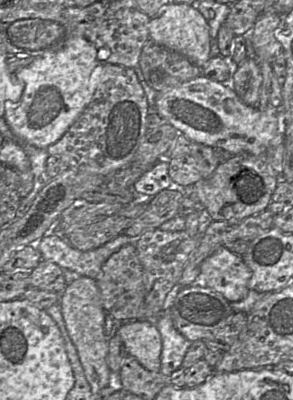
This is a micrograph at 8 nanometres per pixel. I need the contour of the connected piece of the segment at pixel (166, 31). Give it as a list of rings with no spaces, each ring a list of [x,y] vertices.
[[[170,2],[163,6],[150,20],[149,37],[158,45],[184,55],[199,68],[203,68],[211,58],[212,37],[209,26],[194,5]]]

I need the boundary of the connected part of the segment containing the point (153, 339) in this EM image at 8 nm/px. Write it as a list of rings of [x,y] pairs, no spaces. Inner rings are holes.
[[[131,320],[121,323],[116,331],[127,355],[136,358],[151,372],[161,369],[162,340],[153,322]]]

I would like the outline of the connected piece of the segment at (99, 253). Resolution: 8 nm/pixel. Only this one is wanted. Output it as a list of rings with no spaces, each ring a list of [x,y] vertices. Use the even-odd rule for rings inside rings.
[[[50,232],[37,242],[36,247],[42,260],[53,262],[62,270],[69,270],[77,276],[97,280],[106,260],[131,242],[132,240],[122,233],[98,249],[83,252],[72,247],[59,233]]]

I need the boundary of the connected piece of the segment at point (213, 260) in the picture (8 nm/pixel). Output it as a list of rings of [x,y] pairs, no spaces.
[[[223,246],[202,262],[199,278],[192,285],[204,285],[223,295],[227,301],[236,302],[247,296],[250,277],[251,271],[242,257],[234,254],[228,247]]]

